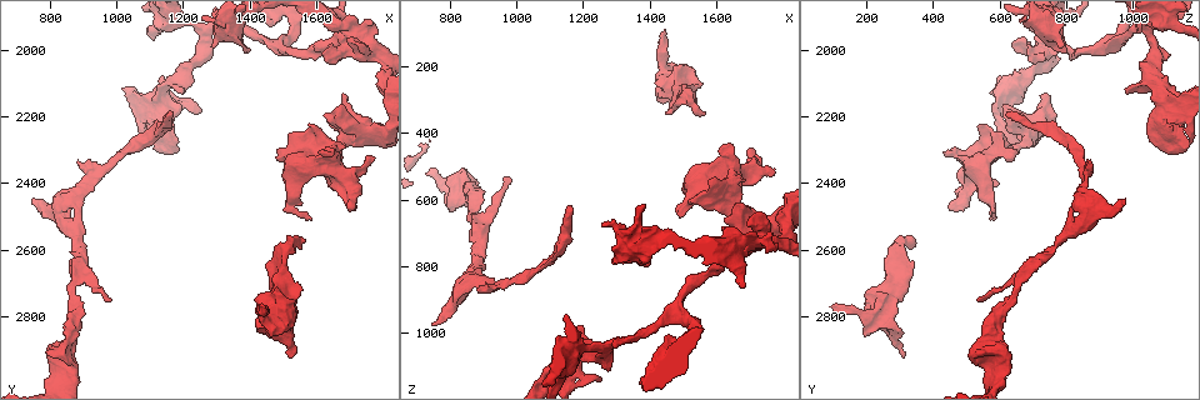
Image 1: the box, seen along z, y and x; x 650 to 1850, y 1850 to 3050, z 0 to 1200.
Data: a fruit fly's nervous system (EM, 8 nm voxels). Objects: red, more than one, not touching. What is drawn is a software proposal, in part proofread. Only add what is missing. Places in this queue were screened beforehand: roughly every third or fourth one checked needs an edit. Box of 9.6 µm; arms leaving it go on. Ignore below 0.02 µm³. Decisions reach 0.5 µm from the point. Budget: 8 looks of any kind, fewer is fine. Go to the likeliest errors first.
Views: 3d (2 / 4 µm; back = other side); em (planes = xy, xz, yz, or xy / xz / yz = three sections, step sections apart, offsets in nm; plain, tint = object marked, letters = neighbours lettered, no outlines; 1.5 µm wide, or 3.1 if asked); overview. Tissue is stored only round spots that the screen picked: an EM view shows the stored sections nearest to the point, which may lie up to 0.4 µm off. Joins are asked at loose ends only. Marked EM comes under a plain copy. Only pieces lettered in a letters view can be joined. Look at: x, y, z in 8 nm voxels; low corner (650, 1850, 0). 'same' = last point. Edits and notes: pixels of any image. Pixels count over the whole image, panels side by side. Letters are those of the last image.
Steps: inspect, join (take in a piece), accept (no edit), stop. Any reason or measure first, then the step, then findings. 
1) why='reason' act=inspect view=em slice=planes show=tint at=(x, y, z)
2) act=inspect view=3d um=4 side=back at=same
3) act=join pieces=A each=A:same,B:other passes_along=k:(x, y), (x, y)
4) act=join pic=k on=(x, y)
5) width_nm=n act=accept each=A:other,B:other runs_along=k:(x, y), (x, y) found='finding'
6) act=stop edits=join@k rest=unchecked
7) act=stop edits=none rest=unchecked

why='an open end' act=inspect view=em slice=planes show=letters at=(1440, 2770, 90)

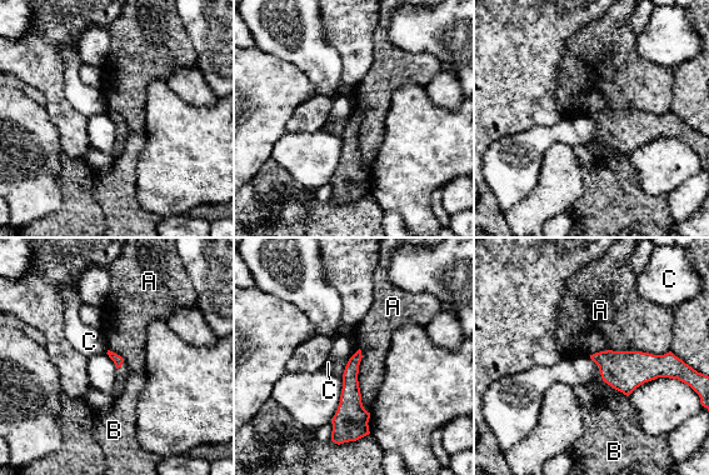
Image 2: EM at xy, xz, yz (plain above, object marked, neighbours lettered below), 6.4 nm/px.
longest_contact=A:500nm act=accept each=A:other,B:other,C:other found='none of them fits'

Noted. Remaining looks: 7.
act=inspect view=em slice=planes show=tint at=(1540, 2910, 310)

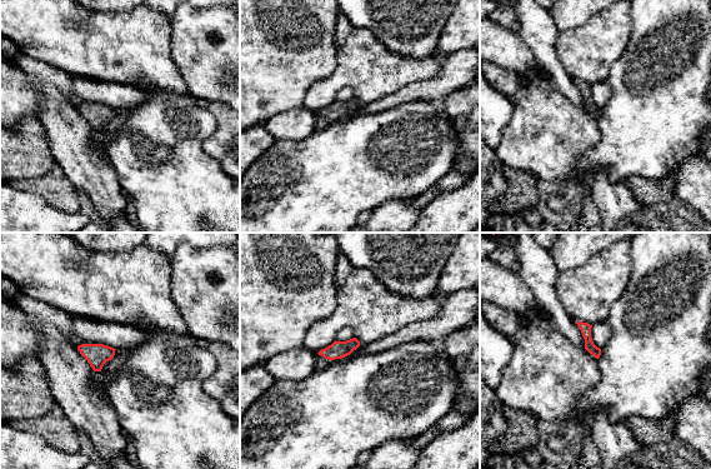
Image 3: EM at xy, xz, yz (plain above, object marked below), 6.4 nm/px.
act=inspect view=em slice=planes show=letters at=same

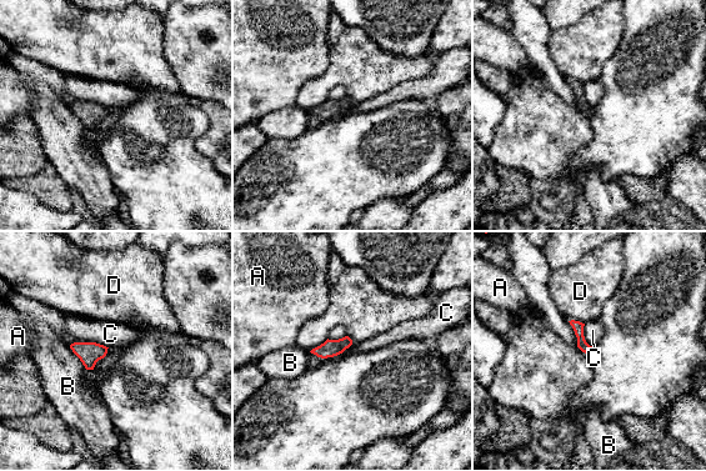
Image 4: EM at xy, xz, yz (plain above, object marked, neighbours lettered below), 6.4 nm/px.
act=accept each=A:other,B:other,C:other,D:other border=4:(352, 344), (333, 356), (310, 352) found='none of them fits'

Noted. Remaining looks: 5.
why='free end' act=inspect view=em slice=planes show=letters at=(1570, 2220, 540)

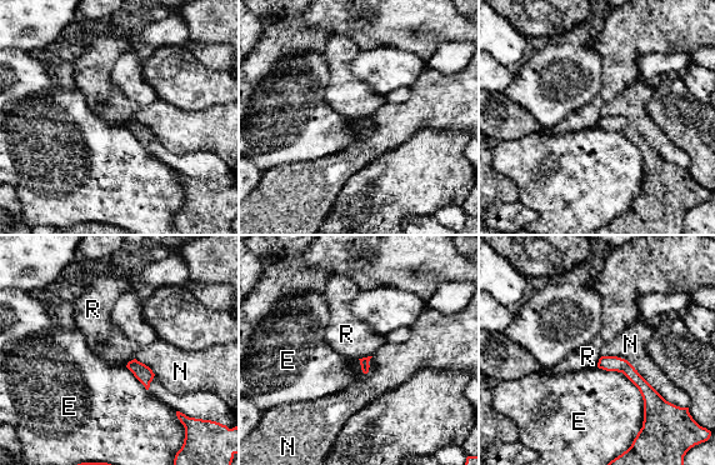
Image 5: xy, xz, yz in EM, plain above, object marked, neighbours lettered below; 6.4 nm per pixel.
longest_contact=N:550nm act=accept each=E:other,N:other,R:other found='none of them fits'

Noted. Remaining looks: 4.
act=stop edits=none rest=unchecked

